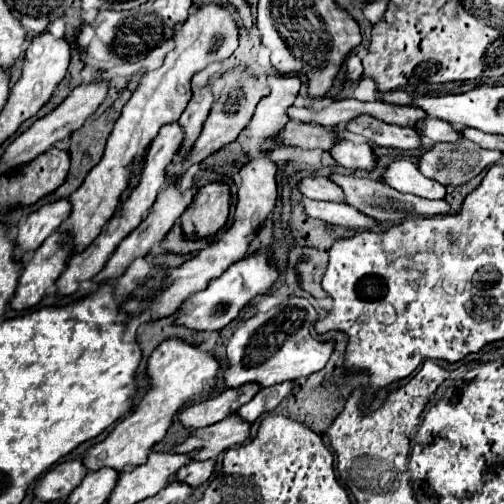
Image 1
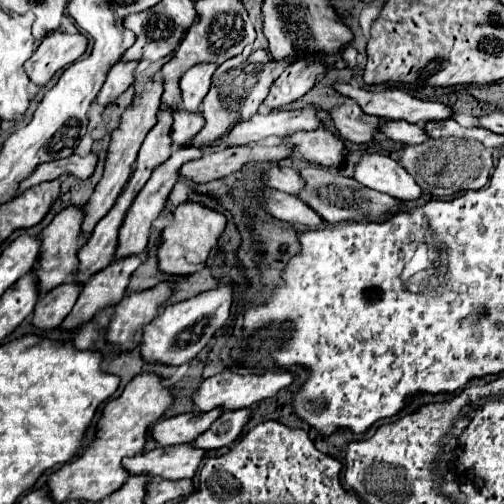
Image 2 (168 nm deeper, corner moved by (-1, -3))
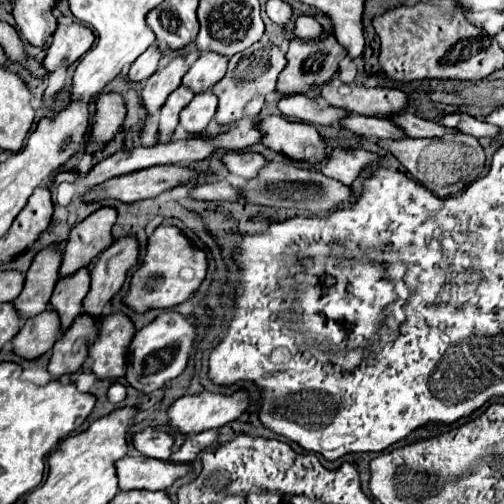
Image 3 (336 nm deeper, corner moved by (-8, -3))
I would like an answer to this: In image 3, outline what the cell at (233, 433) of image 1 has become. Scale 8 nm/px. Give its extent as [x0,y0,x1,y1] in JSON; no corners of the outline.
[116,453,190,491]

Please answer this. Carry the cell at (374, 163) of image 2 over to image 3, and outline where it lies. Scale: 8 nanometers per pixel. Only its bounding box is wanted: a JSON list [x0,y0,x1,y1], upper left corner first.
[322,147,378,185]

